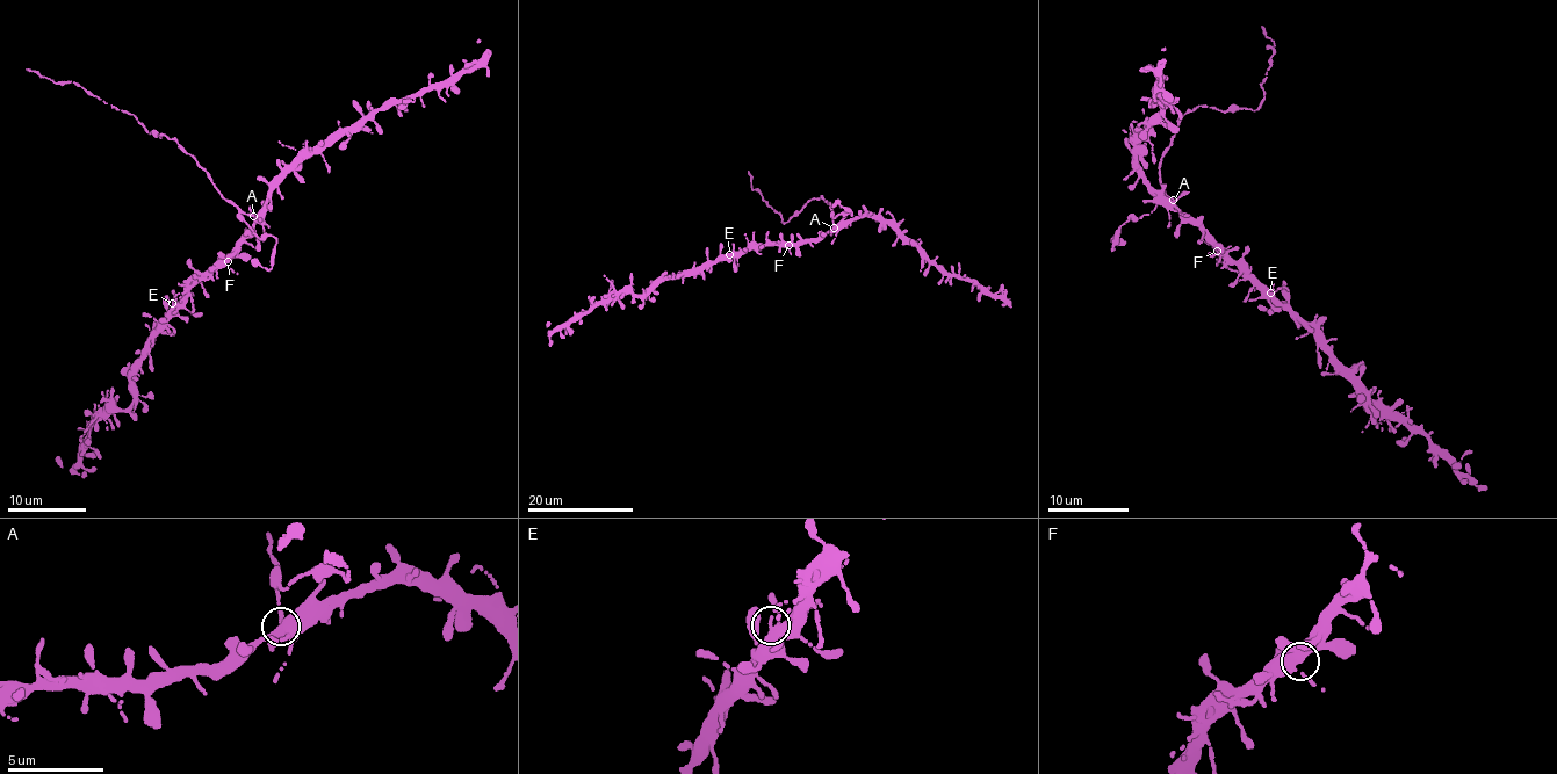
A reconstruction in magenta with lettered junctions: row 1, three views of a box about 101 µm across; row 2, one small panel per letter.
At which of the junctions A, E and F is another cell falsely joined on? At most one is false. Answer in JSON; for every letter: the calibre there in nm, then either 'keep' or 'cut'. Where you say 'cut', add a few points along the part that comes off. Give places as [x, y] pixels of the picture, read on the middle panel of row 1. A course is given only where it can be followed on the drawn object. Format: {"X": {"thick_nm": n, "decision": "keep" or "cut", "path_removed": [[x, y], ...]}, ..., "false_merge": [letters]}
{"A": {"thick_nm": 340, "decision": "cut", "path_removed": [[834, 229], [831, 203], [821, 197], [811, 199], [787, 223], [783, 222], [779, 212], [751, 189], [748, 171]]}, "E": {"thick_nm": 320, "decision": "keep"}, "F": {"thick_nm": 360, "decision": "keep"}, "false_merge": ["A"]}

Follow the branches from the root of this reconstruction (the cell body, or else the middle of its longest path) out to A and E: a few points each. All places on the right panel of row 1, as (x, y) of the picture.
A: (1219, 246), (1175, 208), (1173, 200)
E: (1219, 246), (1245, 275), (1270, 293)

